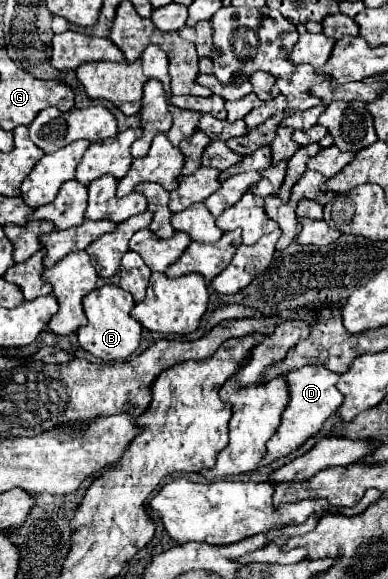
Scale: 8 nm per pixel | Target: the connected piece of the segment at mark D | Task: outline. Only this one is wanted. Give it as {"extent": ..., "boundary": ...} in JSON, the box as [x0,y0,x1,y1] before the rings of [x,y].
{"extent":[259,365,343,465],"boundary":[[[305,365],[297,371],[287,373],[291,399],[289,399],[287,409],[281,415],[281,425],[279,425],[277,433],[267,443],[267,453],[259,465],[269,465],[271,461],[275,461],[279,457],[289,455],[299,445],[303,445],[303,441],[307,441],[311,435],[315,435],[321,429],[325,419],[329,415],[333,415],[343,403],[343,393],[337,389],[337,381],[339,381],[339,373],[333,373],[321,365]]]}

